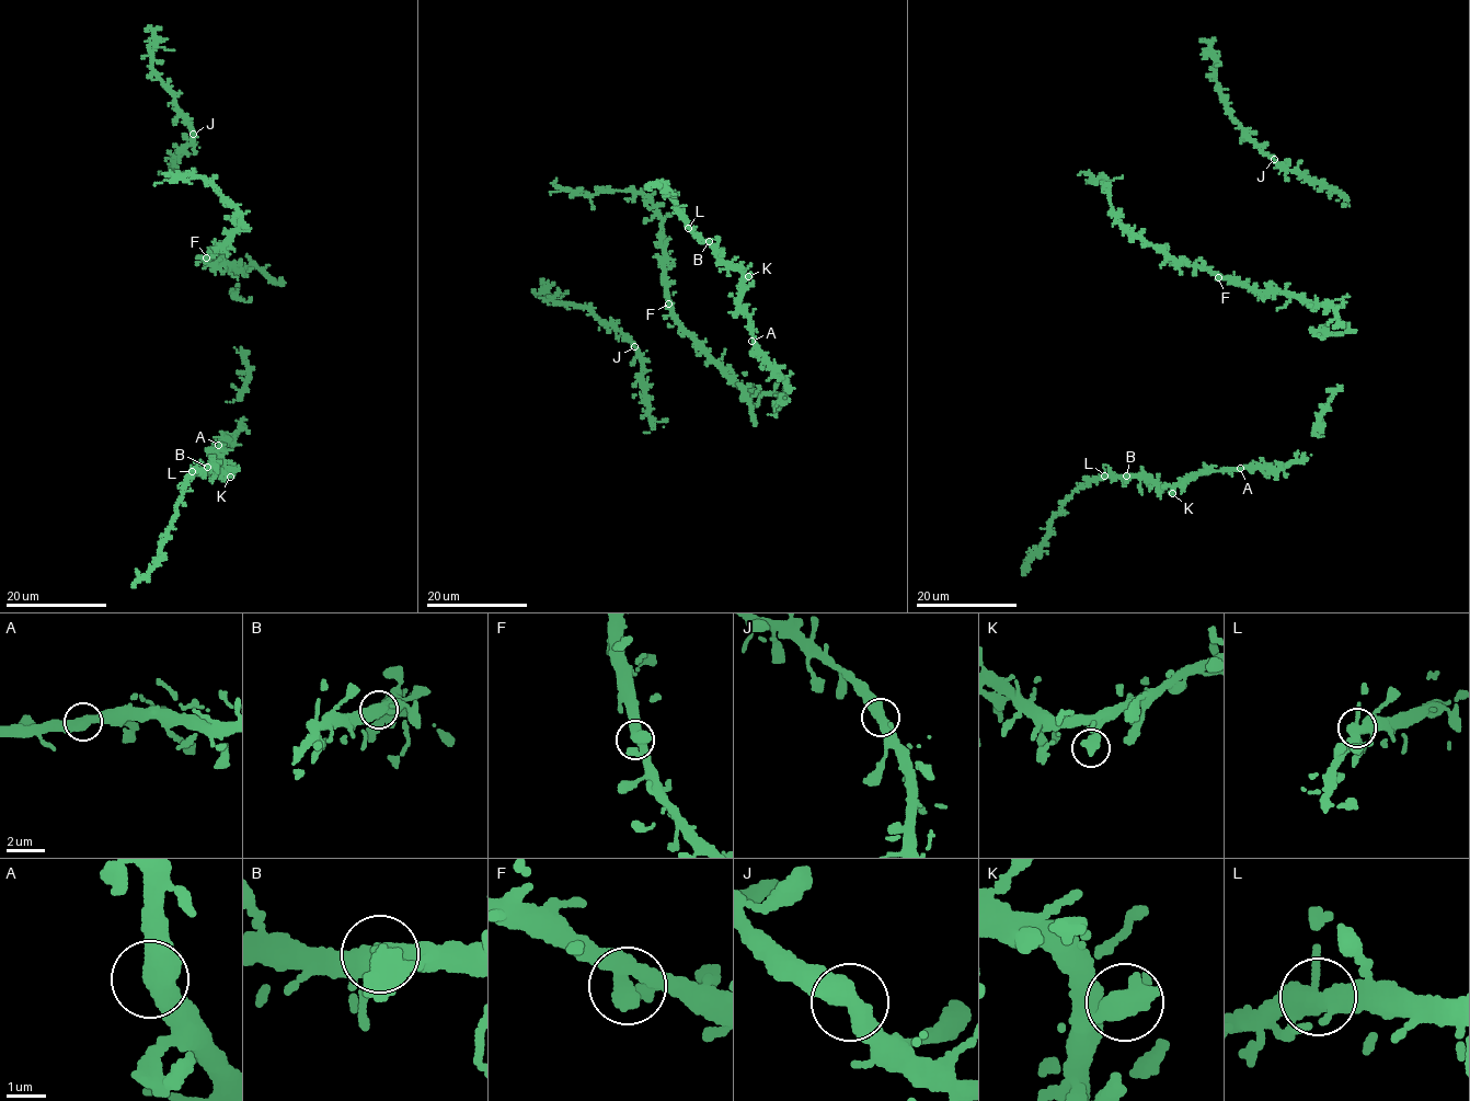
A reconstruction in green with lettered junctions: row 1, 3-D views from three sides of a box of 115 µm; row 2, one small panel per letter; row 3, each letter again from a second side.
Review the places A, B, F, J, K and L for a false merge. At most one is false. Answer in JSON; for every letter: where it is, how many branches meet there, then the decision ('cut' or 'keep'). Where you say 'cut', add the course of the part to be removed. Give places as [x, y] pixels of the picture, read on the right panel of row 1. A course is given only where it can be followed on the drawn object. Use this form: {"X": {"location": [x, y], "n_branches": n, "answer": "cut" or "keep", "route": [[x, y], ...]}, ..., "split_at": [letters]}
{"A": {"location": [1240, 468], "n_branches": 2, "answer": "keep"}, "B": {"location": [1126, 476], "n_branches": 2, "answer": "keep"}, "F": {"location": [1218, 277], "n_branches": 2, "answer": "keep"}, "J": {"location": [1274, 159], "n_branches": 2, "answer": "keep"}, "K": {"location": [1172, 493], "n_branches": 2, "answer": "keep"}, "L": {"location": [1104, 476], "n_branches": 2, "answer": "keep"}, "split_at": []}

